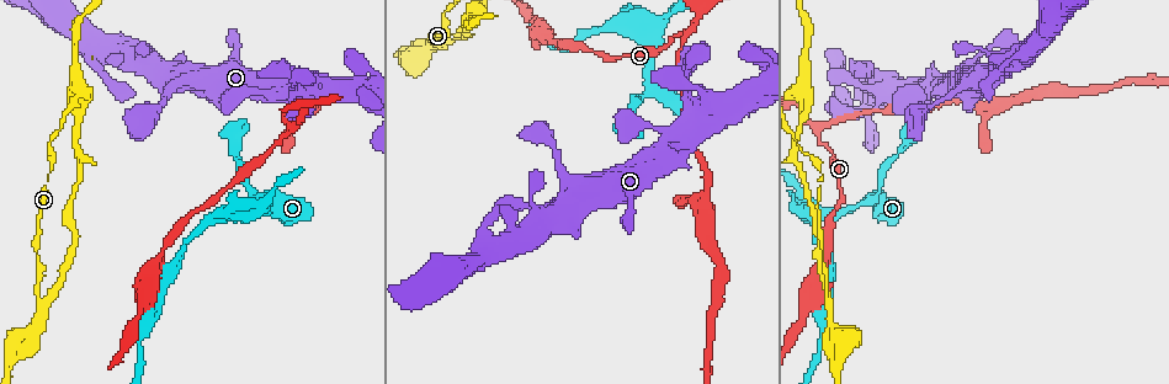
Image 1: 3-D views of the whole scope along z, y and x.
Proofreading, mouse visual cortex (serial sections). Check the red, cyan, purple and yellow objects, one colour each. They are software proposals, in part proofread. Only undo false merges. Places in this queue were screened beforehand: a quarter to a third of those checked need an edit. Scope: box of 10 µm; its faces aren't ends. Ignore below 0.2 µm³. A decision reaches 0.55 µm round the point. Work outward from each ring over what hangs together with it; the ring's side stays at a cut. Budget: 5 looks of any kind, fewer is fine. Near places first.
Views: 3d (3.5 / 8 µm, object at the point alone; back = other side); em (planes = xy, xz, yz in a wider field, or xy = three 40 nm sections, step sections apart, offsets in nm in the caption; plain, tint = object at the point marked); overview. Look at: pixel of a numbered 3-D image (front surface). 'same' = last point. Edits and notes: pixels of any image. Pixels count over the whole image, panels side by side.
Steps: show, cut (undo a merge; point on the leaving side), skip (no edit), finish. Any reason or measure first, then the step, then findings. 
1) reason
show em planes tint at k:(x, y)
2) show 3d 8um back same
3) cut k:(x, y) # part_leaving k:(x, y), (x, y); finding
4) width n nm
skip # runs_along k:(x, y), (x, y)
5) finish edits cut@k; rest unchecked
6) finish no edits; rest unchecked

sharp bend
show 3d 3.5um back at 1:(818, 132)

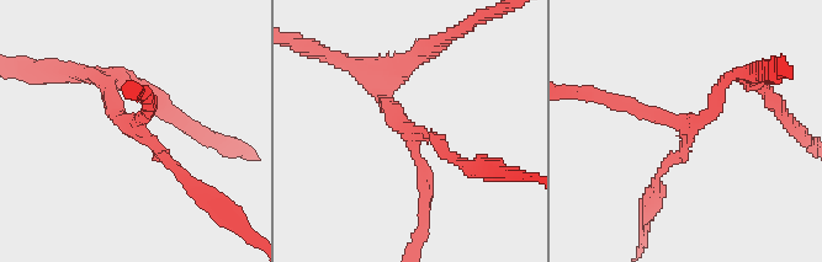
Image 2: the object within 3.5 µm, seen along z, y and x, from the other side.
arms 3; arm_widths 150, 200, 200 nm; need the tissue
show em xy step 5 tint at 2:(412, 131)

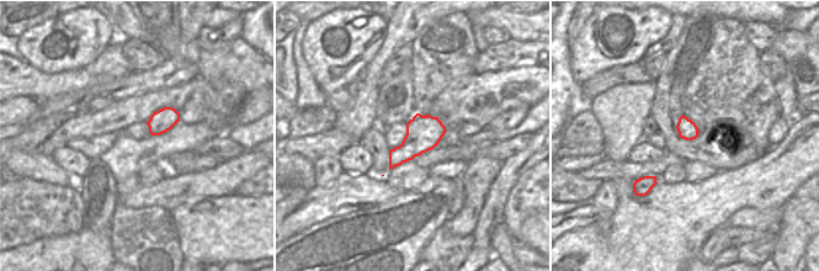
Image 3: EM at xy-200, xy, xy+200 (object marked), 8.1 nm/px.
skip # runs_along 2:(192, 185), (136, 132), (150, 102); one cell here

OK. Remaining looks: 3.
abrupt turn
show 3d 3.5um back at 1:(643, 30)

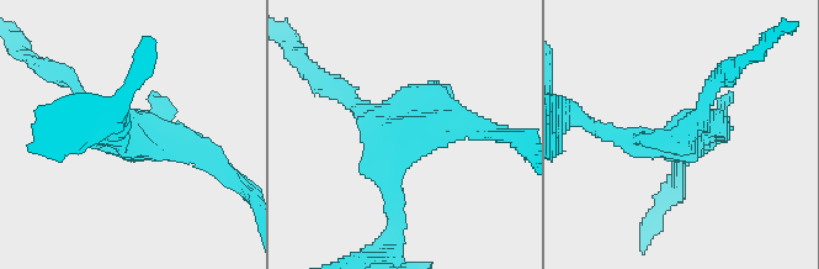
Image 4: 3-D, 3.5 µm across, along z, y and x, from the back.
show em xy step 3 tint at 4:(407, 138)

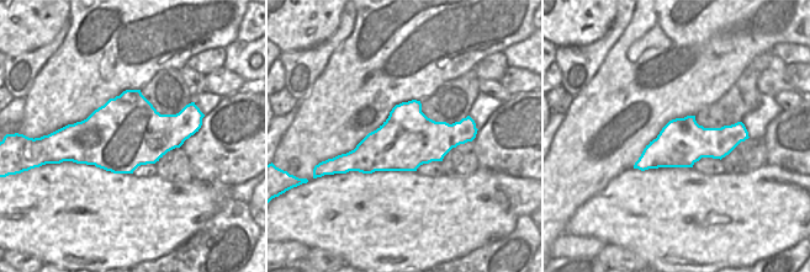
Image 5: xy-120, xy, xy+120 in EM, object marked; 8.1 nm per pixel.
skip # runs_along 4:(397, 212), (408, 136), (480, 126); one cell here

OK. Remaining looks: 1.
finish no edits; rest unchecked

